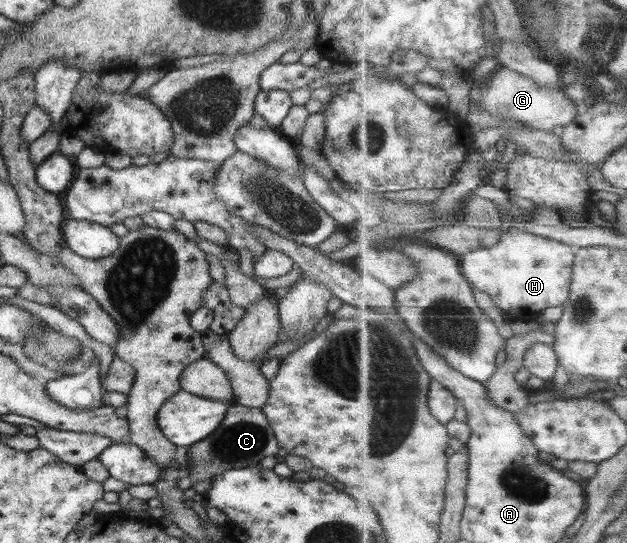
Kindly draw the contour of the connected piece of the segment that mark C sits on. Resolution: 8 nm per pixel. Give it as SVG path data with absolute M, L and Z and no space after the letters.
M235 403L230 404L224 421L214 433L193 444L188 448L188 476L193 483L212 480L224 471L259 465L264 457L277 456L279 449L278 440L261 409Z

